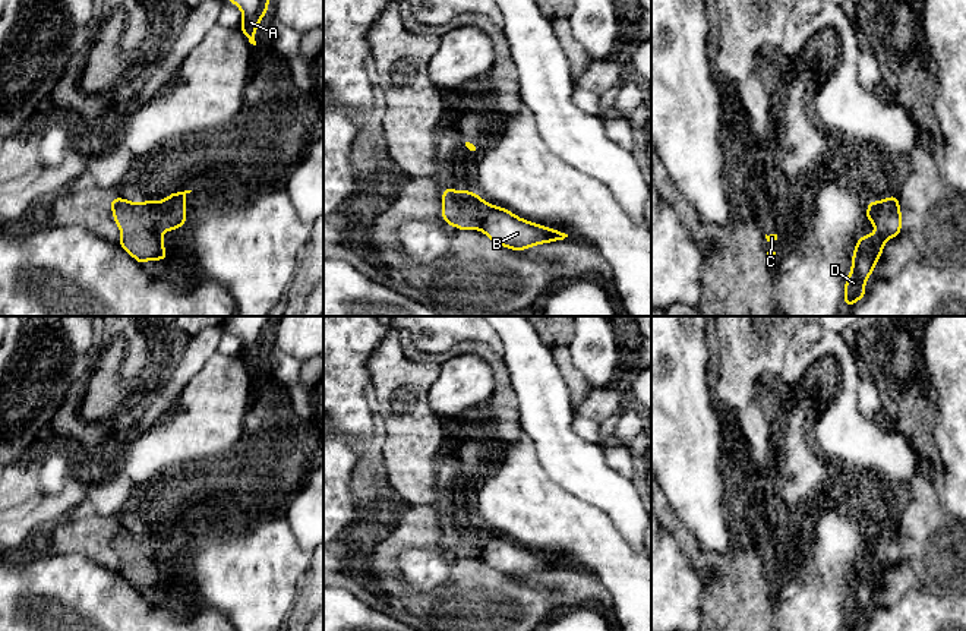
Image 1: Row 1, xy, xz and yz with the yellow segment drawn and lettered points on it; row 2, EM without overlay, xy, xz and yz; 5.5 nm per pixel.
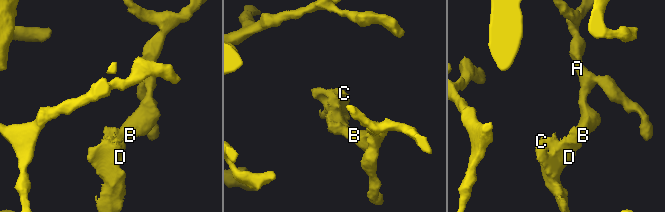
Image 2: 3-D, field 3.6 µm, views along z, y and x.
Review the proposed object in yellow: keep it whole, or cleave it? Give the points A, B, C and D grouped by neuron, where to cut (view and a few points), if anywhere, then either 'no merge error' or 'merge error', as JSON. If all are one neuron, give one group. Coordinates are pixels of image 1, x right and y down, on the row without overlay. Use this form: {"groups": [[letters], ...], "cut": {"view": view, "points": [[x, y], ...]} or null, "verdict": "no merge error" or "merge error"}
{"groups": [["A", "B"], ["C", "D"]], "cut": {"view": "xy", "points": [[160, 530], [161, 540], [157, 557], [161, 561]]}, "verdict": "merge error"}

